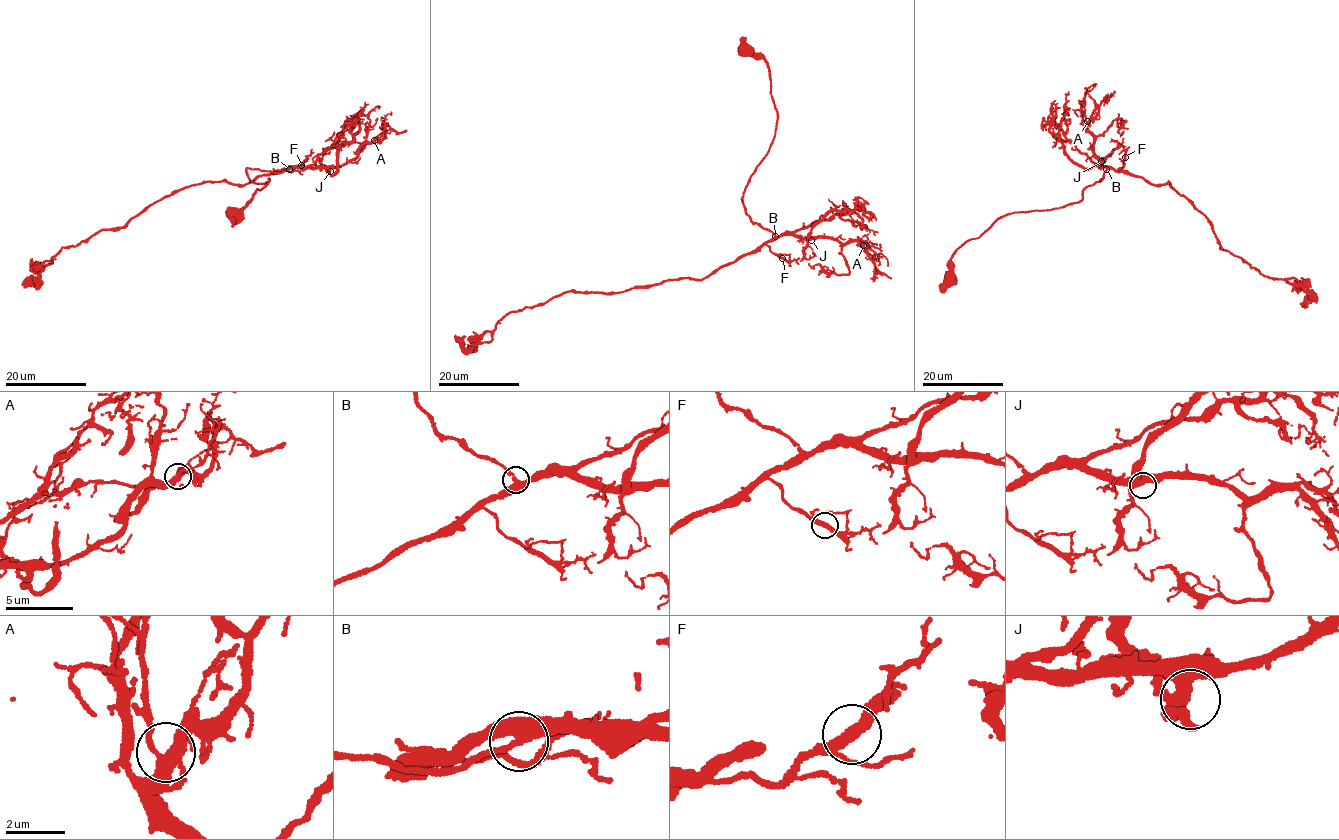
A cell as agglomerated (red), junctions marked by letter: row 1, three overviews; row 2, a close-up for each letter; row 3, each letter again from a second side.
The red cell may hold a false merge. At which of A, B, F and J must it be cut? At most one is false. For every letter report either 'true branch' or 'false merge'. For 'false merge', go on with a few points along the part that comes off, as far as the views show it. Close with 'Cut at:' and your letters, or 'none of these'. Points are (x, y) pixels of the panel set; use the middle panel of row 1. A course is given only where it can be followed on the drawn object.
A: true branch
B: true branch
F: true branch
J: true branch
Cut at: none of these

